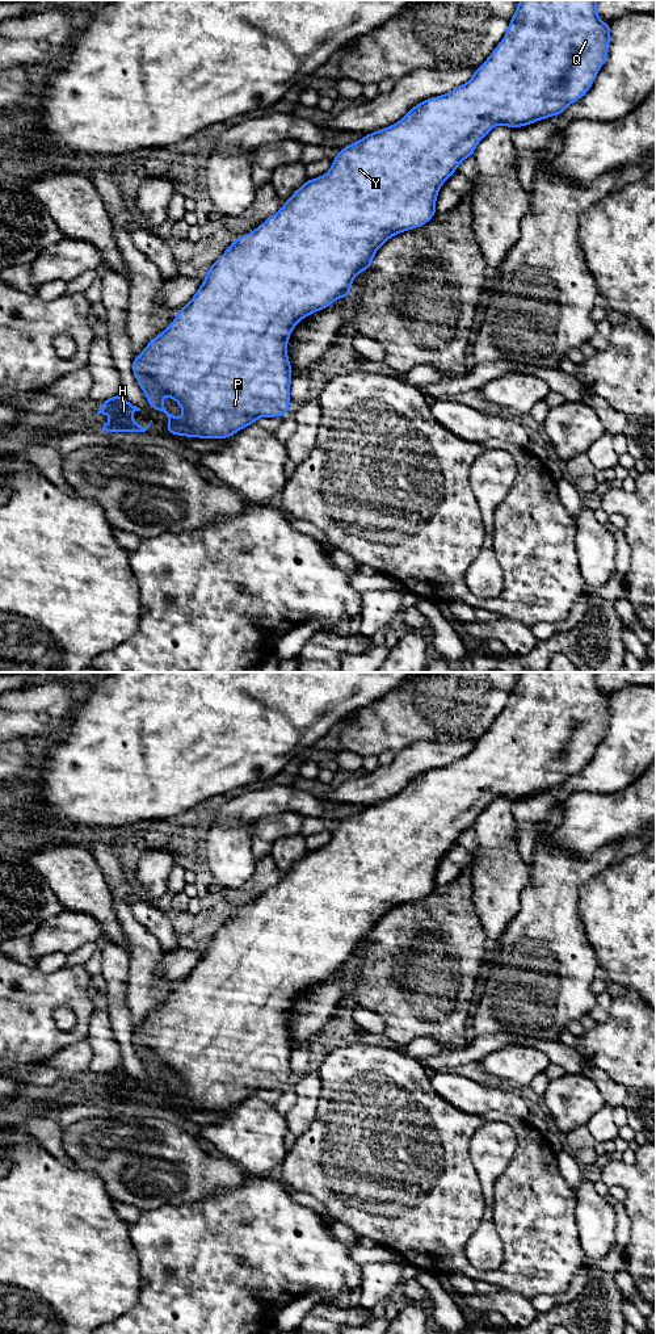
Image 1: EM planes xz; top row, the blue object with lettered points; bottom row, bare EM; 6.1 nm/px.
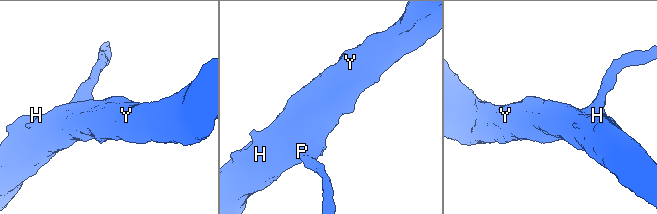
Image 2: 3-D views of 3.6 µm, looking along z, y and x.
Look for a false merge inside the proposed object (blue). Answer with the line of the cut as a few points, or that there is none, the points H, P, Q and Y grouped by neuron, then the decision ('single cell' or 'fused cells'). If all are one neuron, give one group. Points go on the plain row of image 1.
no cut | H P Q Y | single cell

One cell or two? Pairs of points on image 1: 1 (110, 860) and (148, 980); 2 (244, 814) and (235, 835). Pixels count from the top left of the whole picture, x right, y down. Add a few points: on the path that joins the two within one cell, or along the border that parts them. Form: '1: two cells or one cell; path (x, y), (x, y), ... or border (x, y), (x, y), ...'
1: one cell; path (120, 890), (120, 902), (126, 921), (144, 949)
2: two cells; border (253, 822), (214, 823), (211, 826)

